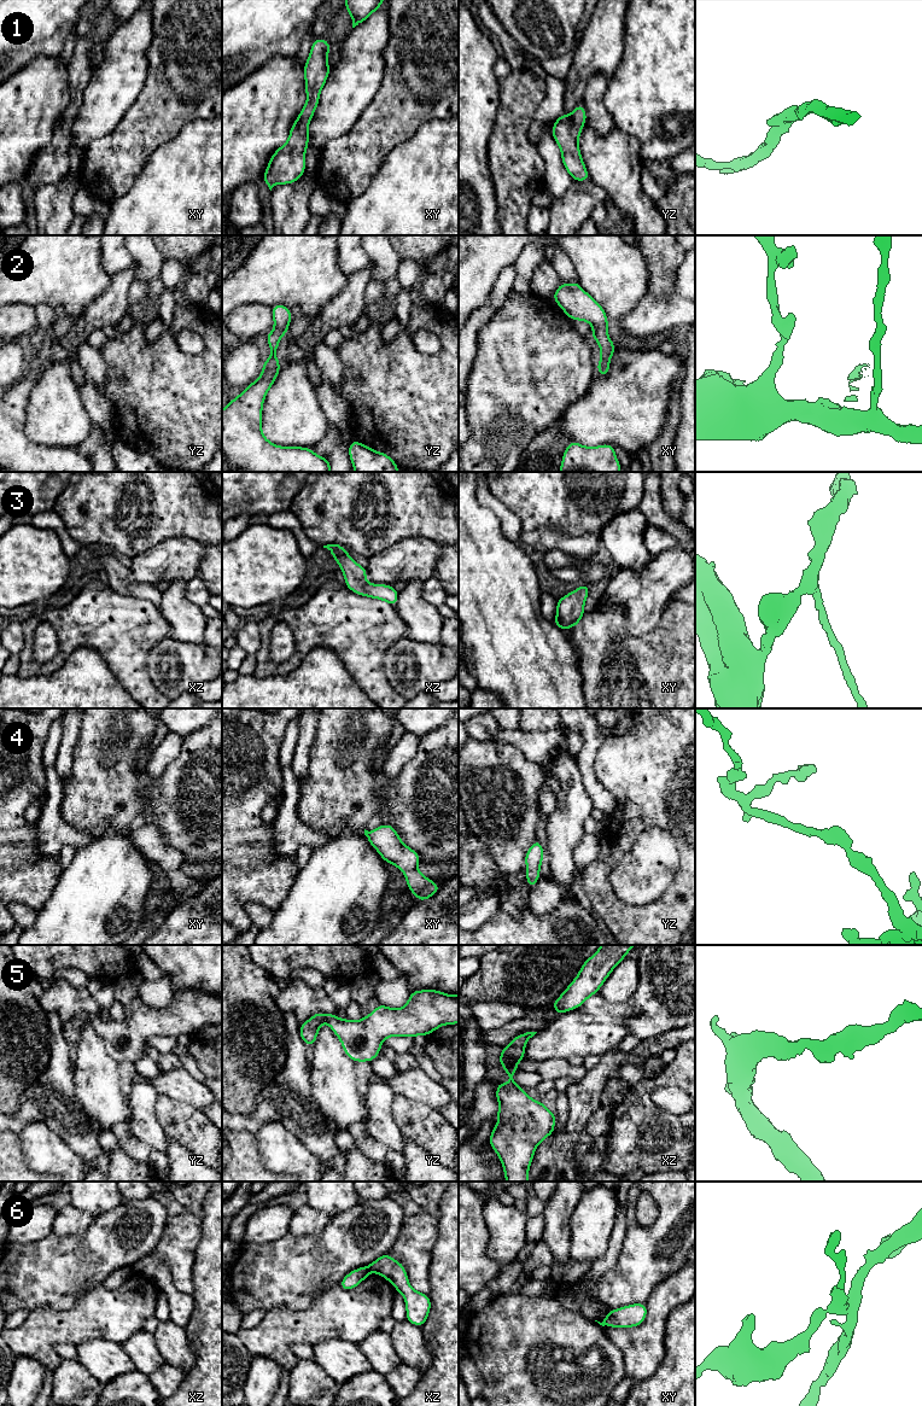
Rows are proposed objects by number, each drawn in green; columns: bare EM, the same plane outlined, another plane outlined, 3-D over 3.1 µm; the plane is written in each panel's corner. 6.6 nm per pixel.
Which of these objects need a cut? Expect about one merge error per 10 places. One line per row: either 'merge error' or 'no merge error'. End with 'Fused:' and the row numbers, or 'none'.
1: no merge error
2: no merge error
3: no merge error
4: no merge error
5: no merge error
6: merge error
Fused: 6

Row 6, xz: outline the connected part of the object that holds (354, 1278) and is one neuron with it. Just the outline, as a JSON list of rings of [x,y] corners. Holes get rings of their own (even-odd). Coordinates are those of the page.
[[[363,1266],[360,1268],[356,1268],[348,1273],[343,1280],[339,1283],[339,1287],[343,1290],[350,1290],[356,1288],[362,1280],[364,1280],[369,1276],[370,1271],[368,1266]]]

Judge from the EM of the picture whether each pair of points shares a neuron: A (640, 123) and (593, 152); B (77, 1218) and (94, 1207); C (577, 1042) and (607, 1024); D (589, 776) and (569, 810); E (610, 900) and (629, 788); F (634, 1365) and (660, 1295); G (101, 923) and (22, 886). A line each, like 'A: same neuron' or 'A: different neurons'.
A: different neurons
B: different neurons
C: same neuron
D: different neurons
E: same neuron
F: same neuron
G: different neurons

